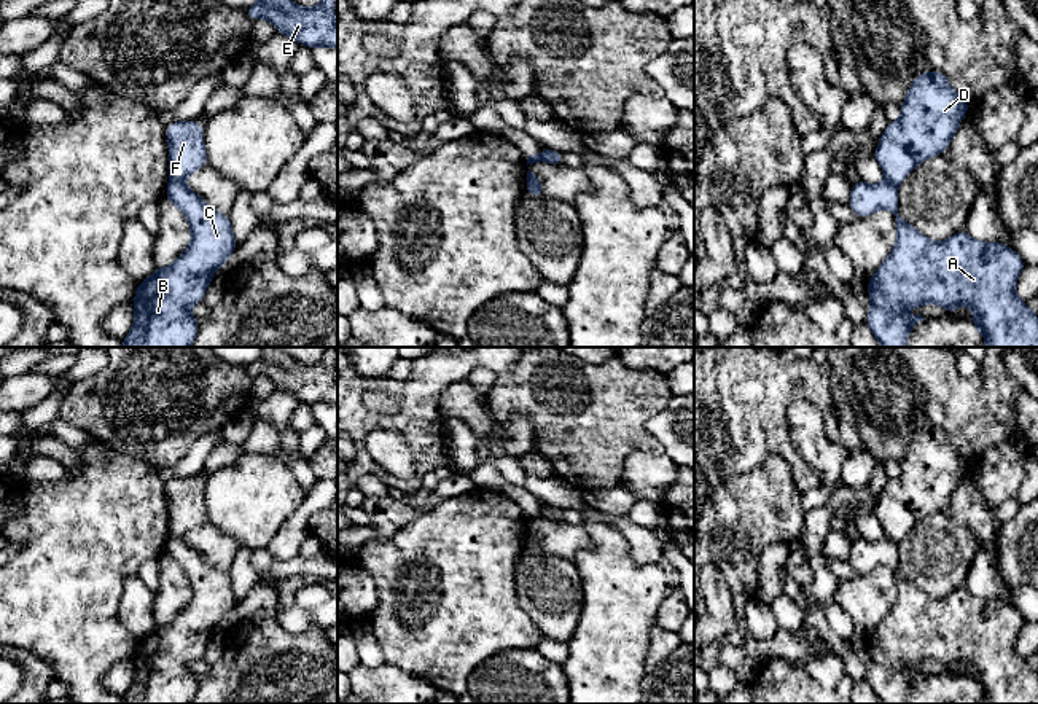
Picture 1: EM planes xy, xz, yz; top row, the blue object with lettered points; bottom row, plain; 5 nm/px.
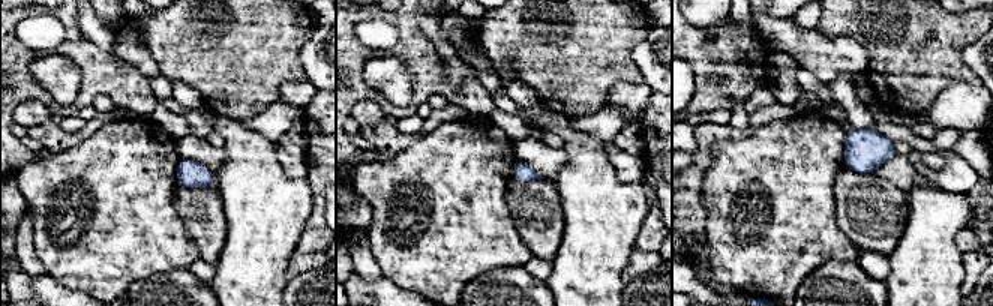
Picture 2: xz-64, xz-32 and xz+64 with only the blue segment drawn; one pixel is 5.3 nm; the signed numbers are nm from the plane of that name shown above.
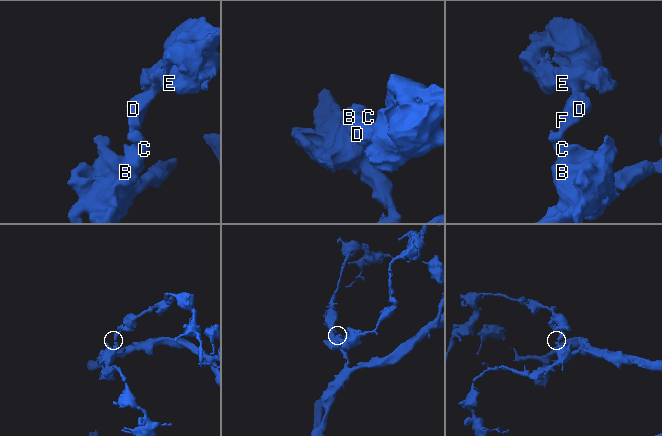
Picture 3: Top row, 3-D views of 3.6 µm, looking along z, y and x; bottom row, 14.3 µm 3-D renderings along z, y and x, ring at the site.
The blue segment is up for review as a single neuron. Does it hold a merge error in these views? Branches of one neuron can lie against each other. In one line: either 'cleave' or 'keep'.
cleave

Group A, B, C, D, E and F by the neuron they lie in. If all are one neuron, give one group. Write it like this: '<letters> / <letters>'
A B C / D E F

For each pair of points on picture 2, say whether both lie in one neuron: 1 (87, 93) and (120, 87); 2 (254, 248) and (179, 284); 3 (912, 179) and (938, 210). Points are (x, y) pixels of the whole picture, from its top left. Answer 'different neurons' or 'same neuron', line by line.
1: same neuron
2: different neurons
3: different neurons

